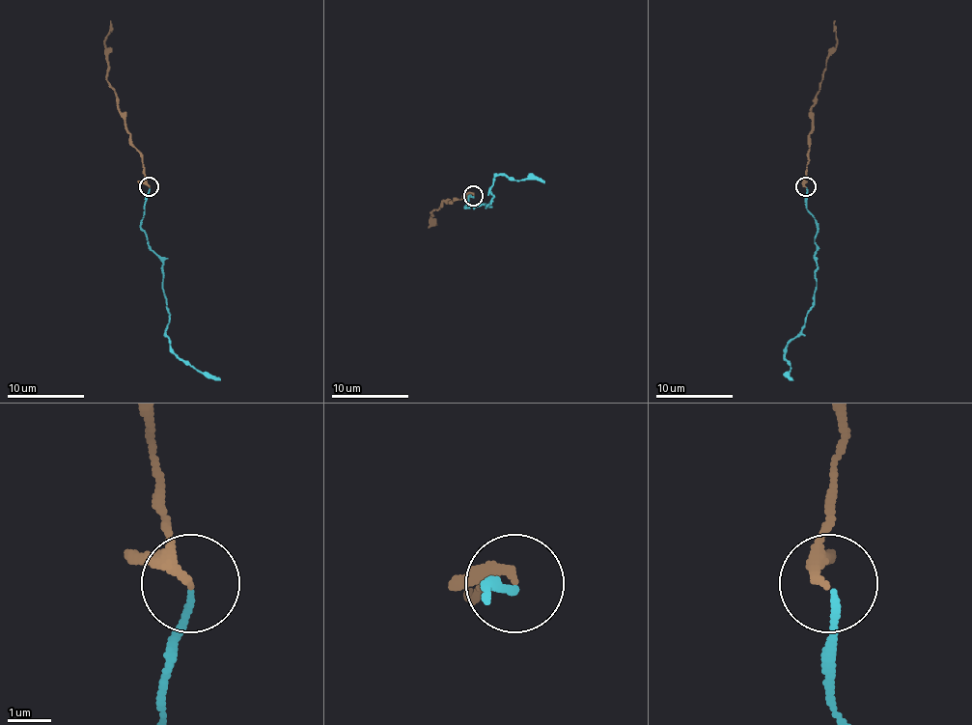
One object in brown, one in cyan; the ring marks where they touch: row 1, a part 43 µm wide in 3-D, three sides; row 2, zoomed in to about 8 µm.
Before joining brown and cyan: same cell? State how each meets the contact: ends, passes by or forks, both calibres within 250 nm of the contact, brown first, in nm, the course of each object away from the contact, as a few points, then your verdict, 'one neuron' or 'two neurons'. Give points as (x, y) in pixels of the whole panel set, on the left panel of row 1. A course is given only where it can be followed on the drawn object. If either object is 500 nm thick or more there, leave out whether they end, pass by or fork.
brown passes by; cyan ends; calibres 200 and 140 nm; course brown (150, 185), (146, 183), (142, 153), (132, 143), (107, 79), (105, 46), (111, 21); course cyan (150, 187), (140, 229), (163, 264), (169, 347), (192, 366), (219, 379); one neuron

